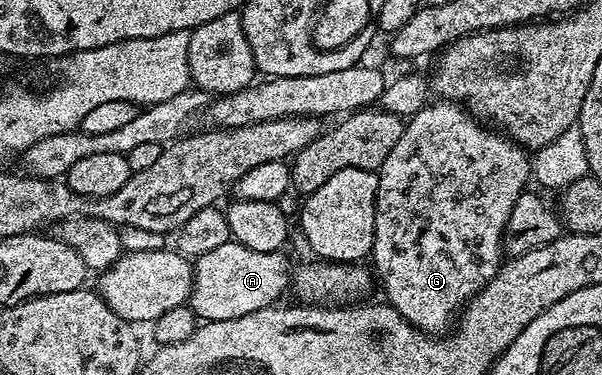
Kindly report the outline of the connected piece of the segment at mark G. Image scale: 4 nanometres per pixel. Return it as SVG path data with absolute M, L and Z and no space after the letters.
M450 100L438 101L432 101L411 115L403 127L401 140L397 140L393 152L389 152L389 156L385 156L385 160L378 168L379 183L375 197L375 235L373 236L373 248L369 255L374 277L377 279L378 285L379 282L383 285L383 294L387 297L384 298L386 305L396 310L410 326L416 326L424 334L432 336L442 335L439 334L442 330L444 332L450 331L463 307L481 292L481 288L485 288L485 284L489 284L489 280L495 278L499 267L505 261L503 233L507 227L507 221L513 212L519 195L528 189L527 178L529 182L532 177L531 158L524 147L516 144L512 138L508 138L506 133L495 128L488 128L471 113L470 109L464 108L460 103Z

